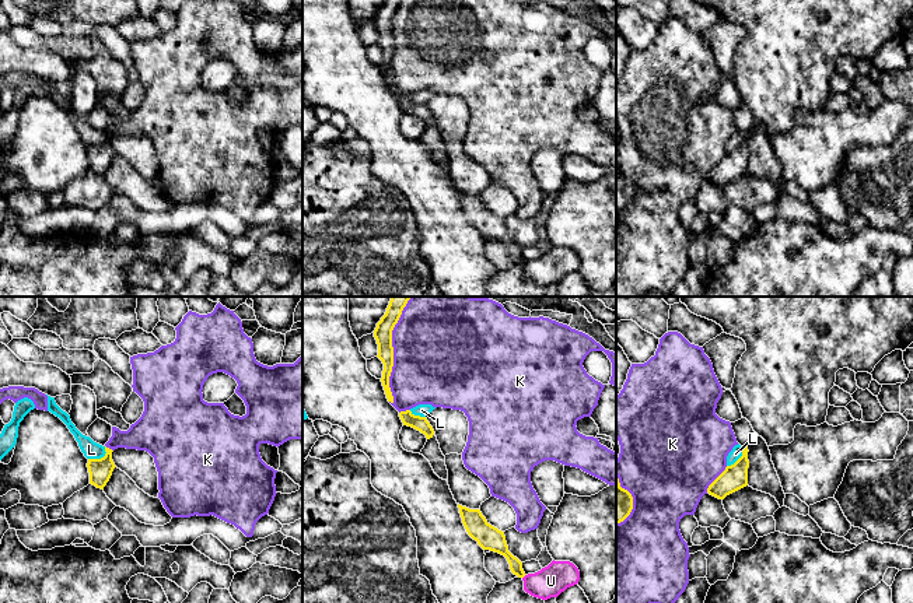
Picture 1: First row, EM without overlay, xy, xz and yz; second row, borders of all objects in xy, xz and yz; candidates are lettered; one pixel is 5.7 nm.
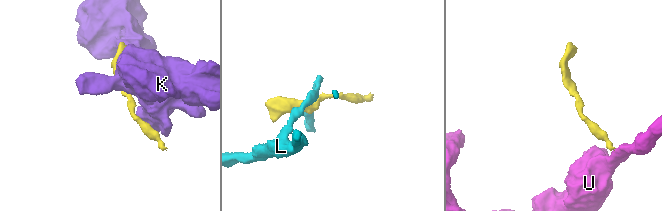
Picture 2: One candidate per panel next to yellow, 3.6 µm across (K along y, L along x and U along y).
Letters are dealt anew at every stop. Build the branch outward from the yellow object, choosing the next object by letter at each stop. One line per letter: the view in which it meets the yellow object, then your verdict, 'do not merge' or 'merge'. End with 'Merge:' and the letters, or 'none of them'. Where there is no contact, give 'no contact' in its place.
K: xz | do not merge
L: xy | do not merge
U: no contact | do not merge
Merge: none of them

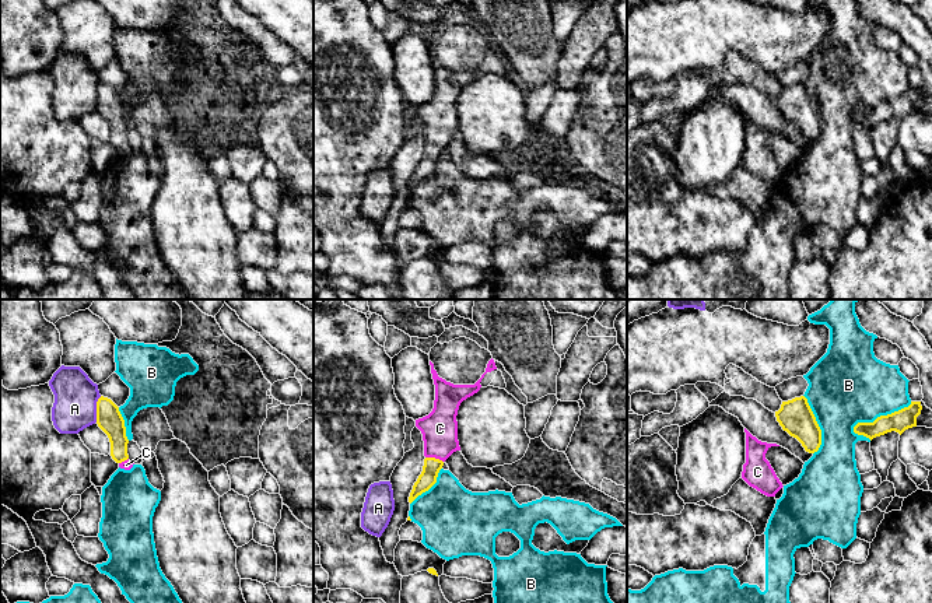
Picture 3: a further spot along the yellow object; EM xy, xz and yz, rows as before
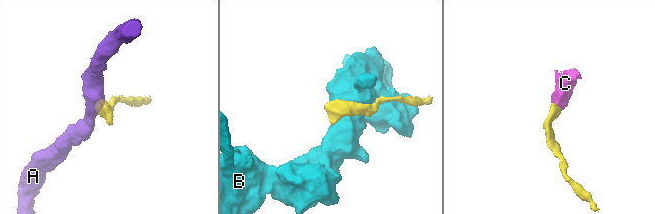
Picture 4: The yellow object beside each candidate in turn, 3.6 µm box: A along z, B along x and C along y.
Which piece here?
A: xy | do not merge
B: yz | do not merge
C: xz | merge
Merge: C

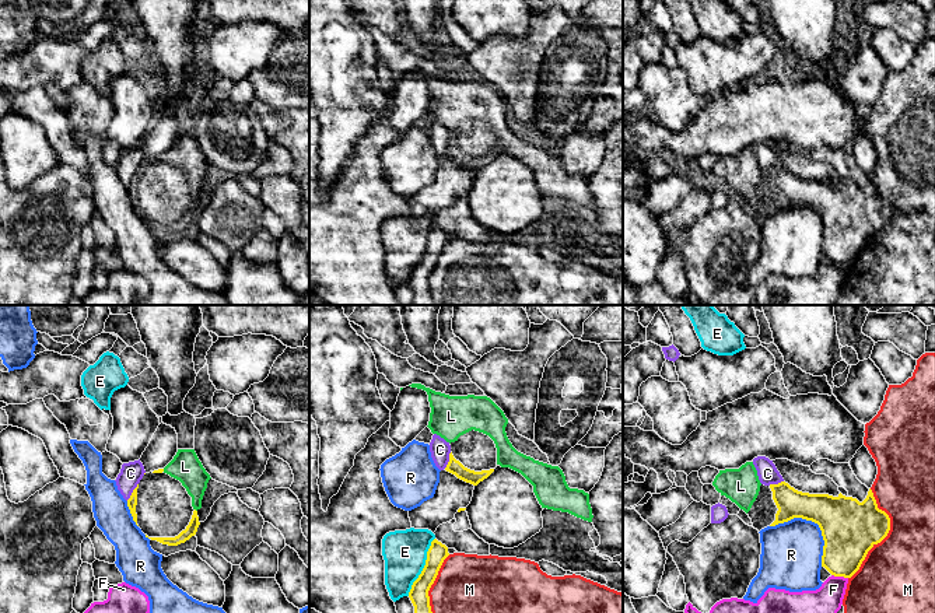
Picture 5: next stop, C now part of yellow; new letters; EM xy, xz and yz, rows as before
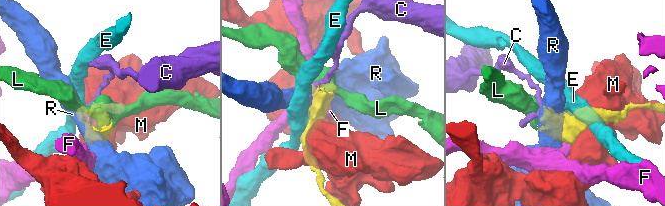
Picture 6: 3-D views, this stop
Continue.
C: xy | do not merge
E: xz | do not merge
F: yz | do not merge
L: no contact | merge
M: yz | do not merge
R: yz | do not merge
Merge: L

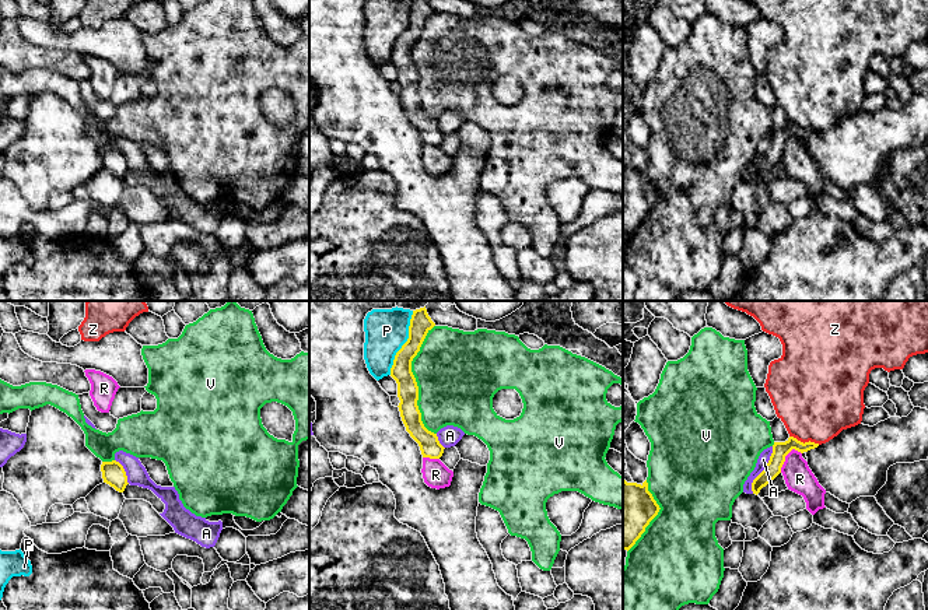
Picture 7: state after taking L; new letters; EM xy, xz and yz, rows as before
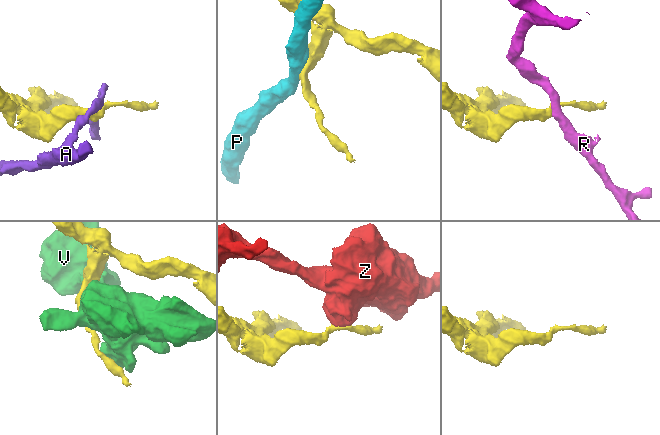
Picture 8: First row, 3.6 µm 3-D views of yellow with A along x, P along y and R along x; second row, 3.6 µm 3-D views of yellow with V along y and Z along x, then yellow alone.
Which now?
A: yz | do not merge
P: xz | do not merge
R: yz | do not merge
V: xz | do not merge
Z: yz | do not merge
Merge: none of them

